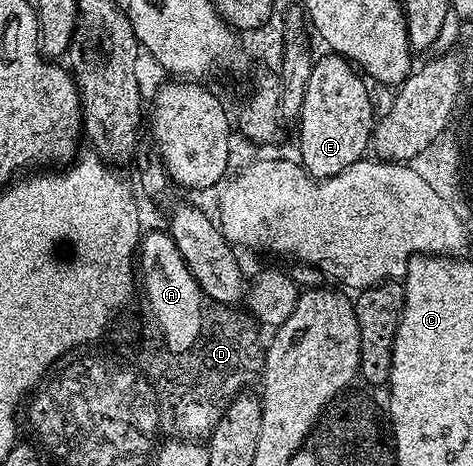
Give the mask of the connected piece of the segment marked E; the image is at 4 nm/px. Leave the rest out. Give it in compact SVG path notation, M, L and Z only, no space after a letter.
M325 53L322 59L318 58L314 62L299 116L299 162L312 179L320 181L335 177L335 173L343 173L343 169L358 163L370 150L375 114L364 82L366 80L359 74L358 68L343 55Z

